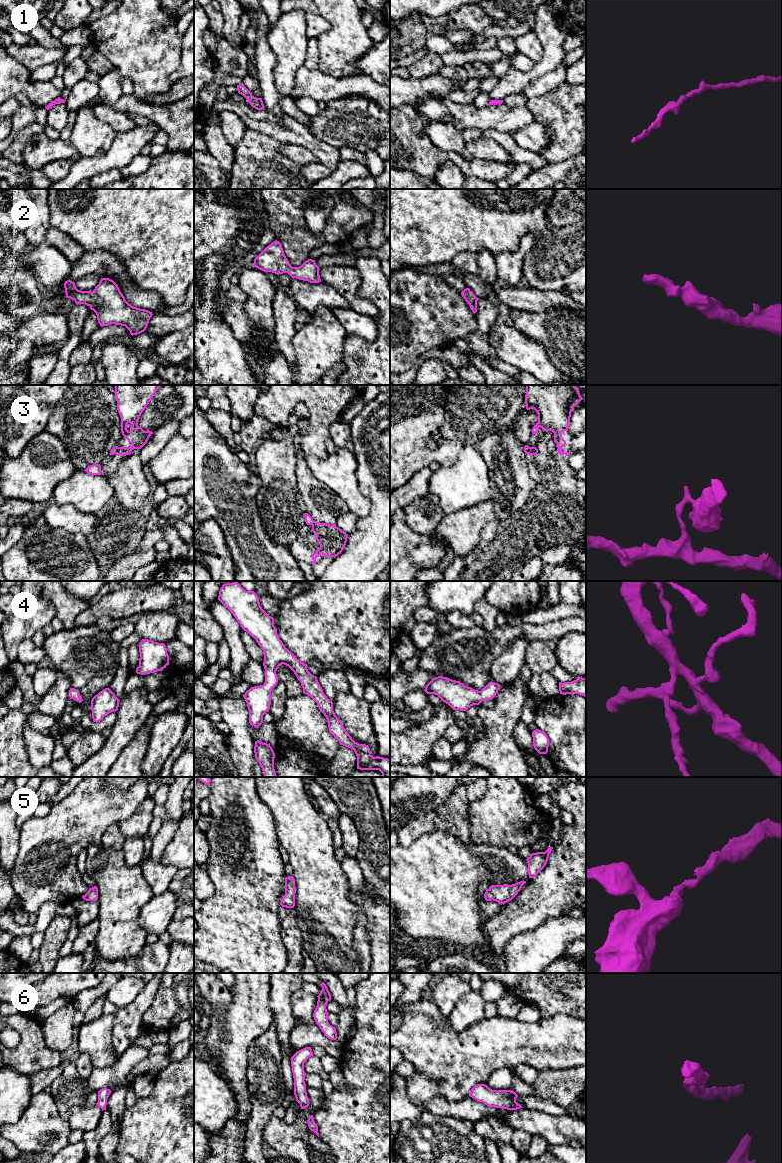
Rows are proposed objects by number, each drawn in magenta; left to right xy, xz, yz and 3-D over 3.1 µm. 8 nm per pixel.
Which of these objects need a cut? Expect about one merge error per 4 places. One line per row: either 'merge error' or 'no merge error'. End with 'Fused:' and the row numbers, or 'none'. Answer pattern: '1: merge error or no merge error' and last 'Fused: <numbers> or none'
1: no merge error
2: no merge error
3: merge error
4: no merge error
5: no merge error
6: no merge error
Fused: 3

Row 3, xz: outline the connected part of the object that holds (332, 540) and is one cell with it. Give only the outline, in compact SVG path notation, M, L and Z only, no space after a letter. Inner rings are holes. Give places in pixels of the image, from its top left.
M314 522L312 524L312 532L316 534L320 548L312 554L312 565L316 564L316 558L321 554L324 557L336 557L343 551L348 534L336 526L336 524L327 524Z

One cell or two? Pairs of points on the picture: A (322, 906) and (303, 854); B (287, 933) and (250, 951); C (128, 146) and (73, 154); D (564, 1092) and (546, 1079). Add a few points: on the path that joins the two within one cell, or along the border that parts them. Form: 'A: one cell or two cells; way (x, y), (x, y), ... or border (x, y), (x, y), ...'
A: one cell; way (321, 893), (321, 884), (315, 867)
B: two cells; border (277, 913), (280, 919), (280, 936), (287, 959)
C: two cells; border (81, 156), (74, 162)
D: one cell; way (560, 1088), (550, 1083)

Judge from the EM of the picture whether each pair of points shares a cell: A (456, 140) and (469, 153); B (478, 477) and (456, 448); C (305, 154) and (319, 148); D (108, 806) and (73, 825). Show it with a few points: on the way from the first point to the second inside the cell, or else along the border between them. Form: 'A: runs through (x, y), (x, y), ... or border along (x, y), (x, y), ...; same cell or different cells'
A: border along (460, 151), (460, 154), (466, 159), (483, 159); different cells
B: border along (463, 446), (453, 463), (440, 466); different cells
C: border along (294, 143), (307, 148), (319, 161); different cells
D: runs through (99, 806), (93, 806), (82, 817); same cell

